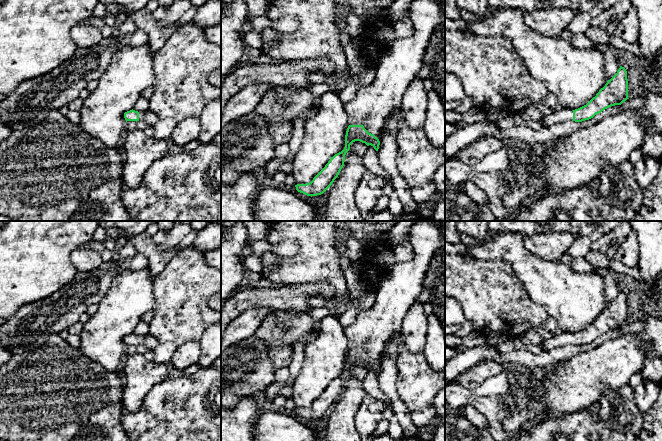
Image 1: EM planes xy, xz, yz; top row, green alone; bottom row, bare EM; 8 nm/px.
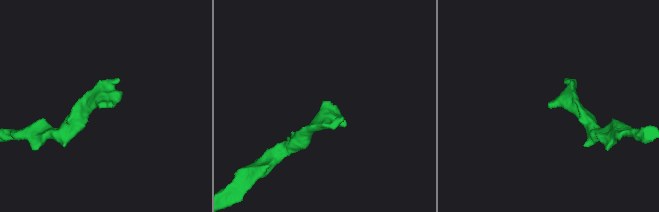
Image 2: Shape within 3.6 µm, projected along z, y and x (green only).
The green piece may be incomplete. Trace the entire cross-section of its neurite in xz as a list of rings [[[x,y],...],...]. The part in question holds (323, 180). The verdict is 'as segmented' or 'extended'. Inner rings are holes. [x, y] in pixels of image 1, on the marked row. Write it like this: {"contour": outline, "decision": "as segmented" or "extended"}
{"contour": [[[415,0],[411,4],[409,14],[413,24],[413,34],[406,38],[396,38],[389,44],[387,51],[375,69],[376,77],[374,81],[370,85],[360,88],[355,98],[345,104],[349,126],[345,135],[344,149],[331,157],[310,183],[295,185],[298,192],[311,197],[323,194],[338,177],[344,166],[345,155],[353,142],[360,141],[367,146],[373,146],[378,151],[380,145],[378,137],[385,119],[396,107],[401,107],[406,88],[421,69],[430,38],[440,23],[442,10],[443,7],[436,0]]], "decision": "extended"}

